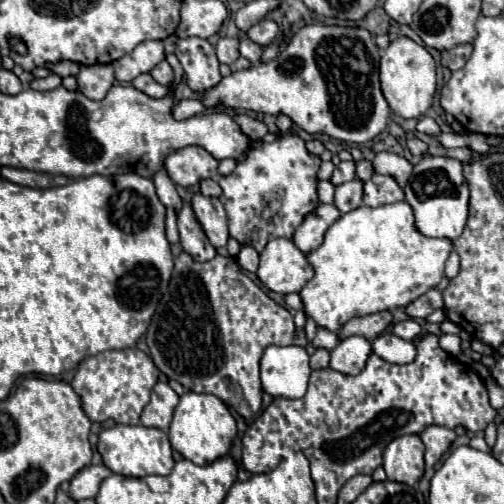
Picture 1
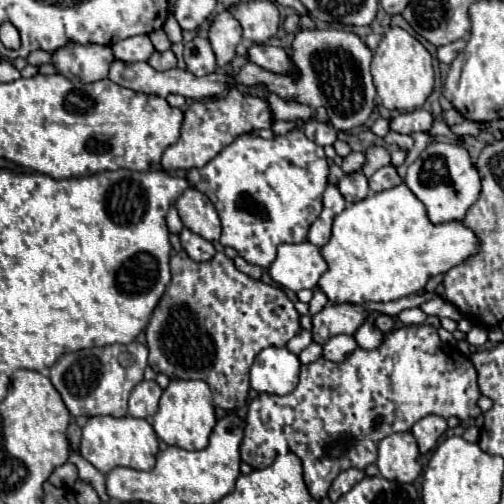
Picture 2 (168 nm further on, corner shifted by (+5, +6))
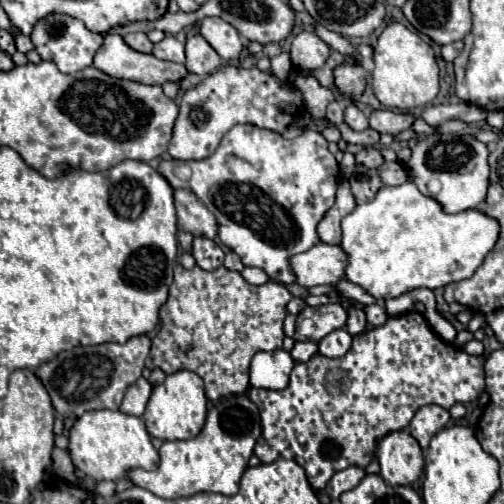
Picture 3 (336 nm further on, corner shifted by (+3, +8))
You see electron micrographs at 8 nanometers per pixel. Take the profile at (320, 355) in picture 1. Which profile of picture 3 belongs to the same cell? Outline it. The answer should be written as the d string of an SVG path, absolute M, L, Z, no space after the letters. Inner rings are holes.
M306 340L306 342L296 342L294 348L292 348L292 352L290 352L290 356L292 356L296 362L306 362L306 360L310 360L316 352L318 352L318 346L316 346L314 342Z

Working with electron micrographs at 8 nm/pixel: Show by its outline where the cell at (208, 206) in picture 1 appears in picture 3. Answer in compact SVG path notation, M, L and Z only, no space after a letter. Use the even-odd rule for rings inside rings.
M174 190L174 206L180 230L190 232L192 236L216 236L218 224L214 214L190 190Z

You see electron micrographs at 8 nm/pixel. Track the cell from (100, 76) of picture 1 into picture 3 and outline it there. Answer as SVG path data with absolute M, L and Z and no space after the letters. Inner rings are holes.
M52 14L46 16L44 20L38 20L34 24L32 36L30 36L34 50L44 58L44 60L52 60L60 72L78 72L84 70L86 66L92 64L92 56L96 54L96 50L100 48L102 36L90 32L82 20L76 20L72 16L64 16L64 14Z

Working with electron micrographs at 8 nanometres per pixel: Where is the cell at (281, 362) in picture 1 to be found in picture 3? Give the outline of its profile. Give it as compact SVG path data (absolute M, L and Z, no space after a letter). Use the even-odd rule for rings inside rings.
M284 350L256 352L250 362L250 384L254 388L284 390L288 386L288 376L294 368L294 360Z

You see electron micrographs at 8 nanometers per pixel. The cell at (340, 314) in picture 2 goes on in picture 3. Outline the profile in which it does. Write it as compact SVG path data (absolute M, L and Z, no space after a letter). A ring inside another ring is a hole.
M324 304L324 306L316 306L316 308L304 308L296 316L296 332L292 338L318 342L332 330L344 328L346 318L348 318L348 314L342 304Z

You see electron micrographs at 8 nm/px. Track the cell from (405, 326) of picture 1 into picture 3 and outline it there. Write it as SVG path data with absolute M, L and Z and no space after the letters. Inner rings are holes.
M372 304L372 306L364 306L364 312L366 312L366 320L370 326L380 326L388 320L388 314L382 306L378 304Z

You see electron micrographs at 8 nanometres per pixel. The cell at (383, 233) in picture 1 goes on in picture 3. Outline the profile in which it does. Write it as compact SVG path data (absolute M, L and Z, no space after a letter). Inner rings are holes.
M410 180L400 186L382 186L374 200L356 206L356 210L342 220L340 246L346 250L350 258L346 268L346 280L362 286L368 294L372 294L378 300L396 298L416 288L436 290L452 282L470 278L476 272L476 268L484 262L486 254L492 252L492 248L496 246L498 234L500 222L496 218L486 216L476 208L458 214L446 214L440 208L438 200L424 196Z

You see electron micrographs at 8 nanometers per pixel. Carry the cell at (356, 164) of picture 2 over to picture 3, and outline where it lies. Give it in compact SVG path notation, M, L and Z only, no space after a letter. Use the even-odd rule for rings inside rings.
M362 148L356 154L356 162L362 164L362 166L366 166L366 168L378 168L384 162L384 158L382 158L382 154L380 154L378 148Z

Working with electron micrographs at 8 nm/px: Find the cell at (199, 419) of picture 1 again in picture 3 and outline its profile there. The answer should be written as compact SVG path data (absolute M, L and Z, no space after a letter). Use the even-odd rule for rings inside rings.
M180 370L180 372L168 374L162 384L152 386L152 396L146 404L142 420L146 422L146 430L152 438L160 438L160 440L194 438L202 430L206 420L206 394L204 394L204 382L200 380L200 376L188 370Z

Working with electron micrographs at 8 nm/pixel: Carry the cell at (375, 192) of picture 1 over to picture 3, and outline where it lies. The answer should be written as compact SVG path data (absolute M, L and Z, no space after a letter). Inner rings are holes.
M384 162L378 168L378 174L386 186L398 186L408 180L408 172L406 172L404 164L400 164L400 162Z

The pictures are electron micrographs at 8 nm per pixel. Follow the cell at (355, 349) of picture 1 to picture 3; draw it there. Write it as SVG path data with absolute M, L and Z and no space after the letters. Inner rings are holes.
M338 328L338 330L332 330L330 334L326 334L318 342L318 354L326 356L326 358L342 358L348 352L350 344L352 344L352 336L344 328Z

